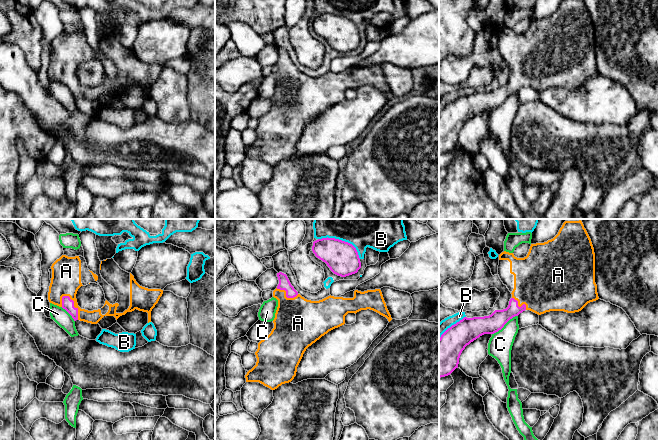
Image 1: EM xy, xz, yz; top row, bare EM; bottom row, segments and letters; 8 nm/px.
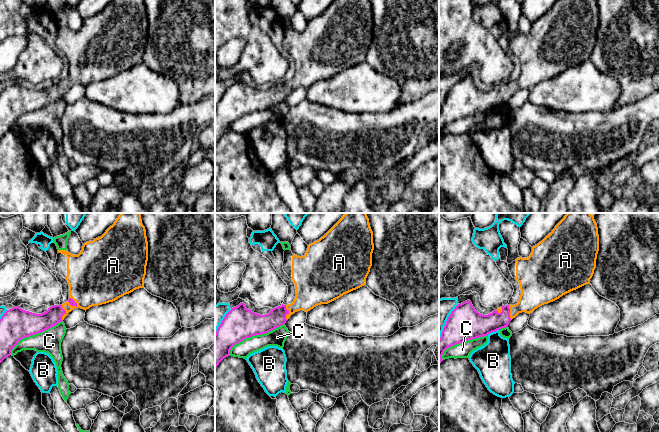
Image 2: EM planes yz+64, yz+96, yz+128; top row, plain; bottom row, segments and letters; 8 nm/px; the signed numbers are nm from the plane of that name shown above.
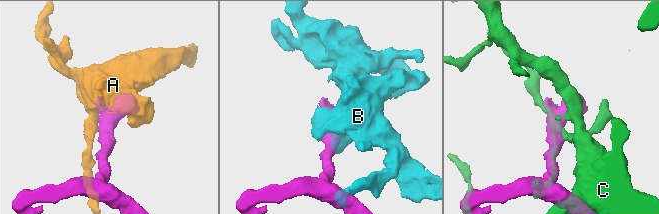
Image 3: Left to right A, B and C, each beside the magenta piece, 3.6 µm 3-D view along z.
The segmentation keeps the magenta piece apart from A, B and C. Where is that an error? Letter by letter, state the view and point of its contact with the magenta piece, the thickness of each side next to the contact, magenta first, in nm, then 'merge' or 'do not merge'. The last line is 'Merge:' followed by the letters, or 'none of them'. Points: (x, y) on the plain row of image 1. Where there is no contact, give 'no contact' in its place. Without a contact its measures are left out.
A: meets magenta in xy at (73, 81); 90 nm thick on the magenta side, 240 nm on the other; merge
B: meets magenta in xz at (341, 16); 260 nm thick on the magenta side, 200 nm on the other; do not merge
C: meets magenta in yz at (504, 100); 160 nm thick on the magenta side, 190 nm on the other; do not merge
Merge: A

